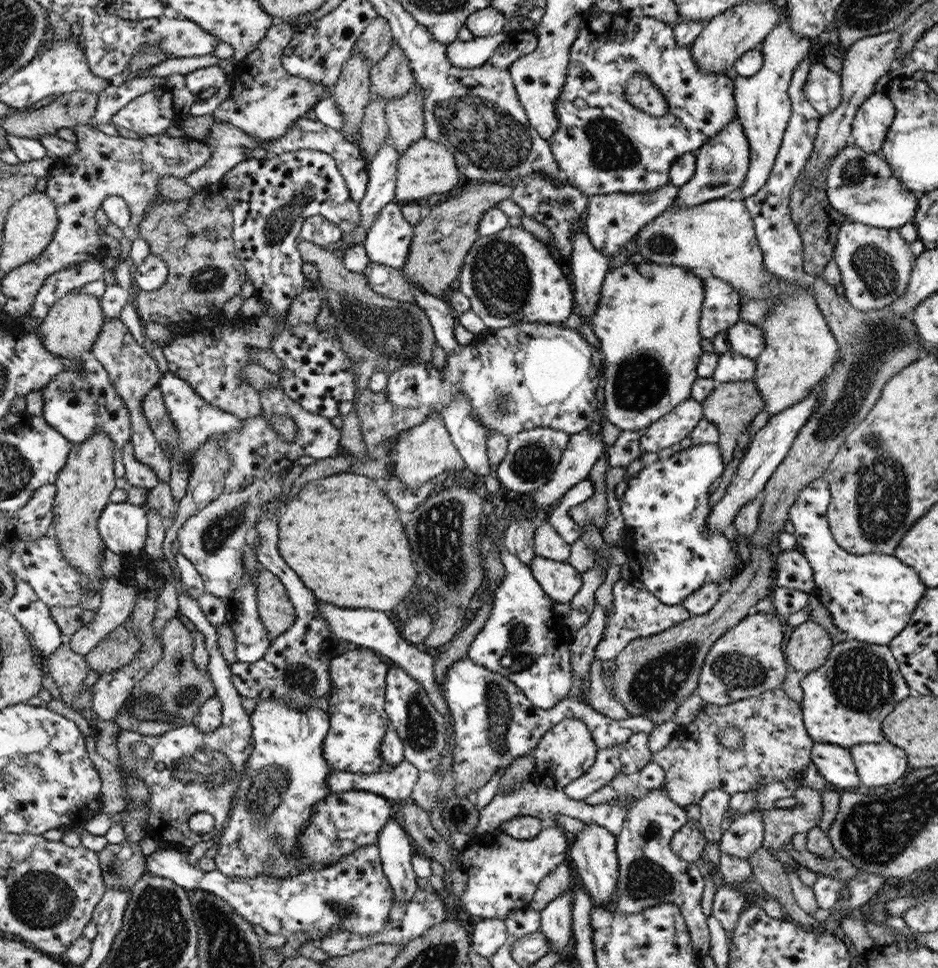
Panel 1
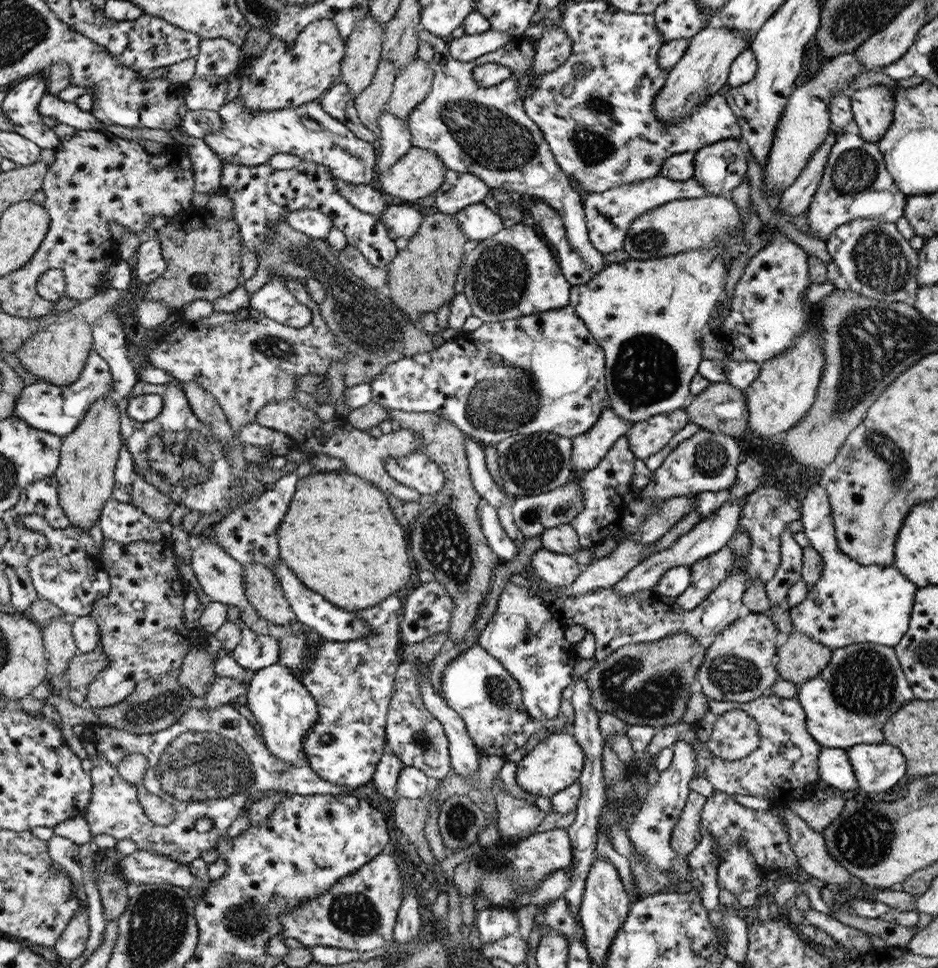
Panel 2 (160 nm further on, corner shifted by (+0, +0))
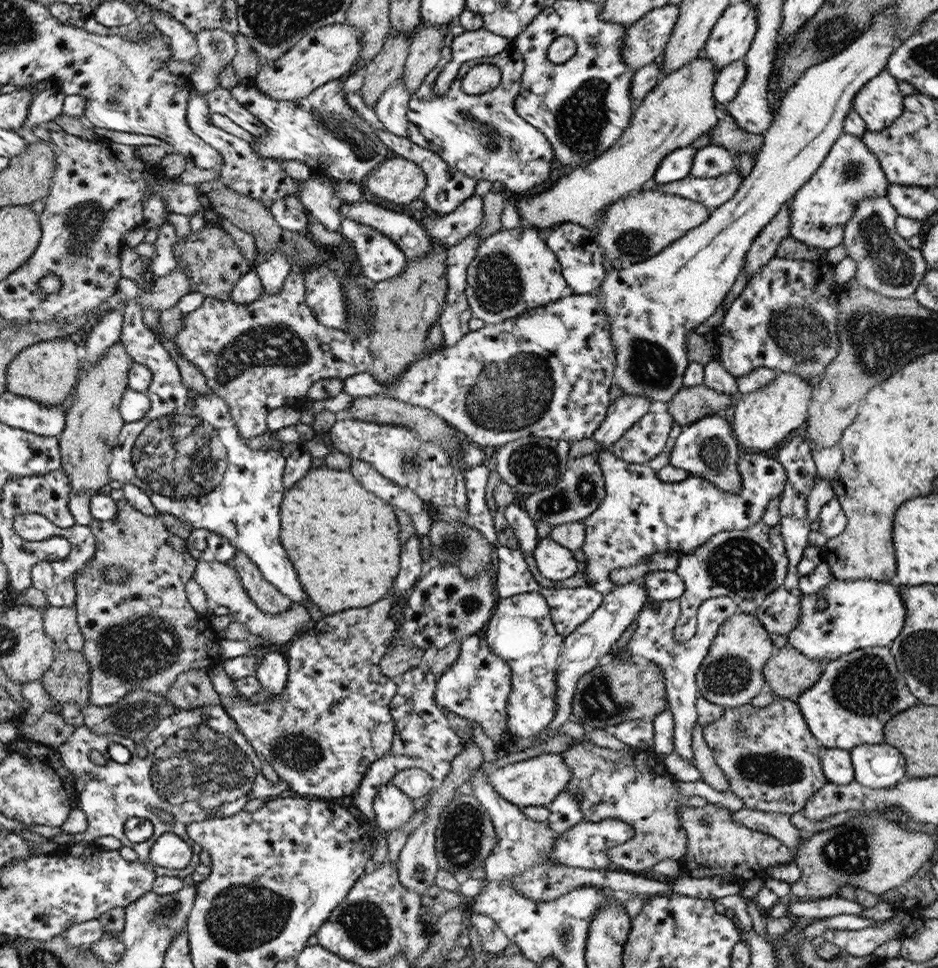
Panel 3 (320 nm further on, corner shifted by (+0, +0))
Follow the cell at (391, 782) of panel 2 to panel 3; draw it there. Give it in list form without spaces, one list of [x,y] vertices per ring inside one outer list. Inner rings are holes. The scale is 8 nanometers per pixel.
[[[392,780],[377,790],[373,809],[377,825],[387,834],[404,826],[415,814],[413,799],[394,786]]]

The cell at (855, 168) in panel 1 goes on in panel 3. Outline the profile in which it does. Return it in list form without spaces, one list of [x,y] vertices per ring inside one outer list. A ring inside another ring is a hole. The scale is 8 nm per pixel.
[[[845,133],[835,141],[817,172],[787,202],[791,214],[789,236],[808,246],[826,250],[840,245],[844,227],[857,204],[864,197],[886,197],[889,184],[882,165],[862,143],[862,137]]]

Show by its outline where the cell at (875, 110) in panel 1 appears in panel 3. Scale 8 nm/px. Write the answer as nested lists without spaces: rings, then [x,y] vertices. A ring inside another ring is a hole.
[[[883,69],[856,93],[852,109],[866,124],[866,132],[882,132],[902,115],[903,98],[904,96],[898,91],[898,80],[890,74],[890,71]]]

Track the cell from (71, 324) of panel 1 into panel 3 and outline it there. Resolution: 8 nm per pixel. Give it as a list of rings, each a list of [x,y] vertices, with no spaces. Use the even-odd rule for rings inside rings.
[[[75,337],[45,340],[21,350],[10,361],[6,373],[7,392],[37,400],[46,406],[56,406],[72,396],[81,371],[82,363],[76,355]]]

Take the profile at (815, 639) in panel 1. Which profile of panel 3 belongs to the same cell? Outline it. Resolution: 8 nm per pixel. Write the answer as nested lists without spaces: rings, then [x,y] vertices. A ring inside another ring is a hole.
[[[784,647],[763,668],[765,689],[776,698],[794,698],[818,682],[824,667],[818,660],[806,659],[798,650]]]

